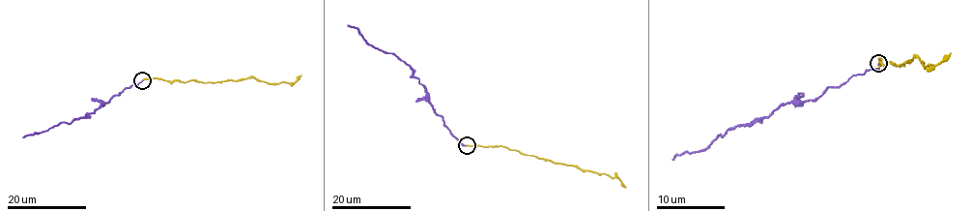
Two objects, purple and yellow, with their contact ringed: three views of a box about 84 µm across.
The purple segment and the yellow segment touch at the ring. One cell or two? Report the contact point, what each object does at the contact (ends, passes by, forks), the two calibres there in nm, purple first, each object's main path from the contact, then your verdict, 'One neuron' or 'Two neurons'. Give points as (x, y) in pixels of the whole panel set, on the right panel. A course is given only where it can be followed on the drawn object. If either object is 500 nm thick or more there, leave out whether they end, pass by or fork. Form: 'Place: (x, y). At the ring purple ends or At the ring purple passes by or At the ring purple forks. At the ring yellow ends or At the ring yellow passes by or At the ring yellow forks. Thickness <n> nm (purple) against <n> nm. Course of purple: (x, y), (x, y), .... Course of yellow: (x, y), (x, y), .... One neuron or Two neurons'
Place: (878, 63). At the ring purple ends. At the ring yellow ends. Thickness 200 nm (purple) against 70 nm. Course of purple: (877, 62), (874, 69), (829, 86), (814, 100), (783, 103), (759, 122), (731, 127), (706, 147), (672, 159). Course of yellow: (877, 62), (879, 59), (879, 64), (900, 66), (917, 57), (927, 68), (937, 66), (951, 52). Two neurons

